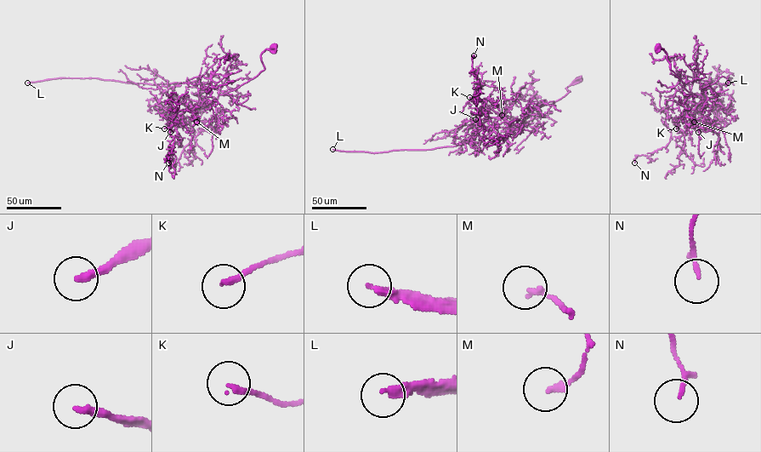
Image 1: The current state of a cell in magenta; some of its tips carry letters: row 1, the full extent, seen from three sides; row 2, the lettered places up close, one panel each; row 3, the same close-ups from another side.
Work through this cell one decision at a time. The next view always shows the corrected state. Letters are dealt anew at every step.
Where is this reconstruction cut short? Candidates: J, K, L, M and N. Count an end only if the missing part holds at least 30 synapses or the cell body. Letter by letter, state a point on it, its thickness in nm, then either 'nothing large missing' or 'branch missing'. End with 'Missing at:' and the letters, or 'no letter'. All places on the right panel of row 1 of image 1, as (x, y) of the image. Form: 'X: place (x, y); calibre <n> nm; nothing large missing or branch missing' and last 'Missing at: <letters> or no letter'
J: place (698, 132); calibre 260 nm; branch missing
K: place (676, 128); calibre 200 nm; nothing large missing
L: place (728, 82); calibre 240 nm; branch missing
M: place (694, 122); calibre 200 nm; nothing large missing
N: place (634, 163); calibre 130 nm; nothing large missing
Missing at: J, L

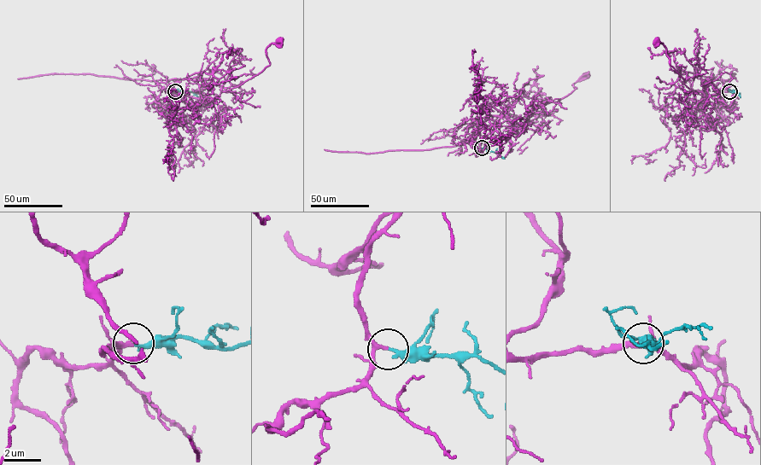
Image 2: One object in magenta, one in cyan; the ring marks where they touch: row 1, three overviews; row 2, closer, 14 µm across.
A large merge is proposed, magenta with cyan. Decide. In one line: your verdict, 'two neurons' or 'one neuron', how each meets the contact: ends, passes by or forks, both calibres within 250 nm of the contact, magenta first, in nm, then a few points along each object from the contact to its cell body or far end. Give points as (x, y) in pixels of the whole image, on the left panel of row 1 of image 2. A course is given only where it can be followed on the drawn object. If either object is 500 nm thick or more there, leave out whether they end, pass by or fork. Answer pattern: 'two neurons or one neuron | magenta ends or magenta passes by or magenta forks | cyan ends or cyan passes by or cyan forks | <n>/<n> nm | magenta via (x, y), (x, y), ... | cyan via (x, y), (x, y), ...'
one neuron | magenta passes by | cyan ends | 220/240 nm | magenta via (175, 91), (201, 100), (213, 101), (221, 91), (239, 86), (269, 66), (266, 49), (272, 43), (280, 41) | cyan via (175, 91), (188, 90), (197, 97)

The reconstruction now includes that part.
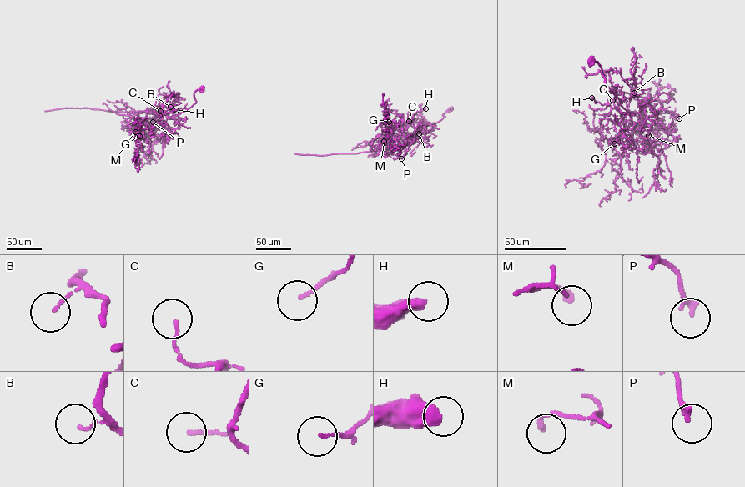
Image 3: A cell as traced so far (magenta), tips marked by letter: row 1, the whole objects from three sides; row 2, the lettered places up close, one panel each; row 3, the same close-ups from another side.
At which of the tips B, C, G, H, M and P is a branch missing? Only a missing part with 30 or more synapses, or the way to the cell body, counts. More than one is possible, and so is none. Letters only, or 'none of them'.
none of them

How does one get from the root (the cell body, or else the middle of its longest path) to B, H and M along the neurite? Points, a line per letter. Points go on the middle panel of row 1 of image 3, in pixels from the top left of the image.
B: (451, 108), (442, 114), (445, 116), (440, 121), (420, 128), (416, 136), (419, 133)
H: (451, 108), (440, 121), (420, 128), (415, 137), (405, 135), (412, 116), (425, 108)
M: (451, 108), (442, 114), (445, 116), (440, 121), (420, 128), (415, 138), (392, 133), (384, 141)

